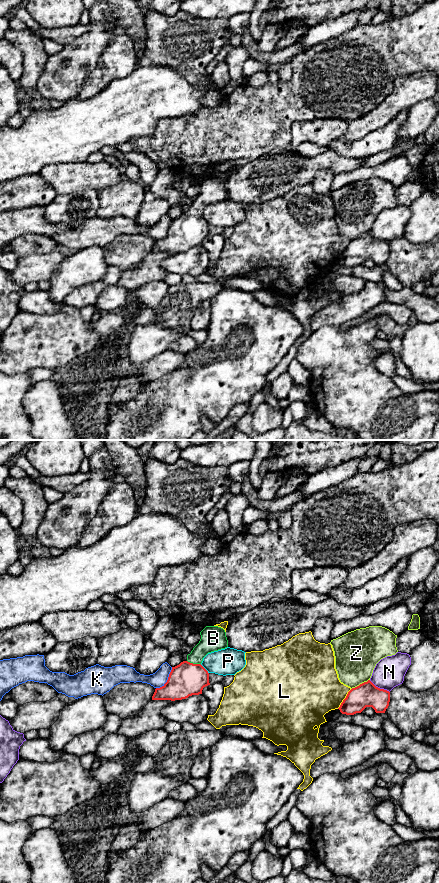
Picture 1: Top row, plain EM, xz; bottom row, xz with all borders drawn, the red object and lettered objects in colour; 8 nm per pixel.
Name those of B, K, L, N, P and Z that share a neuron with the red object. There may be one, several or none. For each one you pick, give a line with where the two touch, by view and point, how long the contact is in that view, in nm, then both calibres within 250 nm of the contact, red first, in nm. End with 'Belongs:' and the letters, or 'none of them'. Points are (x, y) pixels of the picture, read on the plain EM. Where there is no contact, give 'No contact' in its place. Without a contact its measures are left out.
B: Touches red at xz (194, 216). Shared border 120 nm. Thickness 280 nm (red) against 190 nm
Belongs: B

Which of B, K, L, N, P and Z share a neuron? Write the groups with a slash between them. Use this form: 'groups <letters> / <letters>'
groups B / K / L / N / P / Z

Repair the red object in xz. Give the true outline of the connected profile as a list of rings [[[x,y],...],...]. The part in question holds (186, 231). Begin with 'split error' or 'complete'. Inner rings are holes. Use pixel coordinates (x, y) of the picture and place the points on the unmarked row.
split error; [[[206,178],[201,184],[199,195],[193,200],[190,206],[187,207],[187,212],[179,217],[172,219],[167,234],[160,240],[156,240],[152,248],[152,252],[182,252],[192,247],[202,246],[204,239],[210,237],[209,225],[201,217],[203,210],[211,204],[225,201],[228,199],[226,184],[218,178]]]

